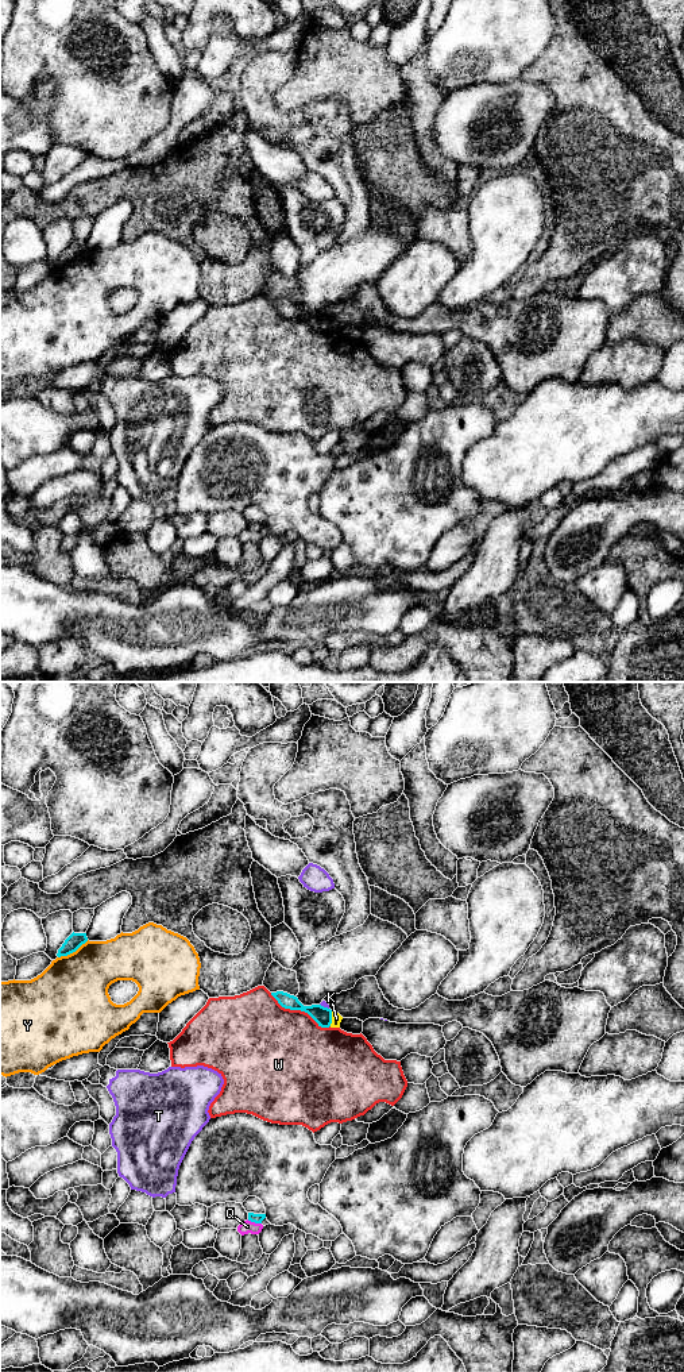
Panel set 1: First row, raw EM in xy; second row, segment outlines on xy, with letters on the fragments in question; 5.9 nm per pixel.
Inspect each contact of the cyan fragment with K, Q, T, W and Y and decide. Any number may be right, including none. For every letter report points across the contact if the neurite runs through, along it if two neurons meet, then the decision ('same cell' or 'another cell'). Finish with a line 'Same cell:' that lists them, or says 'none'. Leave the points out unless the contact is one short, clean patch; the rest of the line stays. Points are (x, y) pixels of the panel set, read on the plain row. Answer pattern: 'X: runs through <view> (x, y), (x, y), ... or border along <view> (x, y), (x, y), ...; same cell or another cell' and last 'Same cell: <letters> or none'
K: border along xy (332, 320), (332, 331), (329, 334); another cell
Q: another cell
T: another cell
W: another cell
Y: another cell
Same cell: none

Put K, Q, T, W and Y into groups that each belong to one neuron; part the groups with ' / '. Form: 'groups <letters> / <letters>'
groups K / Q / T / W / Y

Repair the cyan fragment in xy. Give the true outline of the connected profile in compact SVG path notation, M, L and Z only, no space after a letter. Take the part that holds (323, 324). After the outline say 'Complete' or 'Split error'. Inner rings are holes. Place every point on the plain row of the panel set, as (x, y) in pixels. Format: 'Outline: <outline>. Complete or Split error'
Outline: M283 300L271 301L278 312L290 319L308 321L321 336L329 336L332 332L332 319L321 313L304 315L297 305Z. Complete

